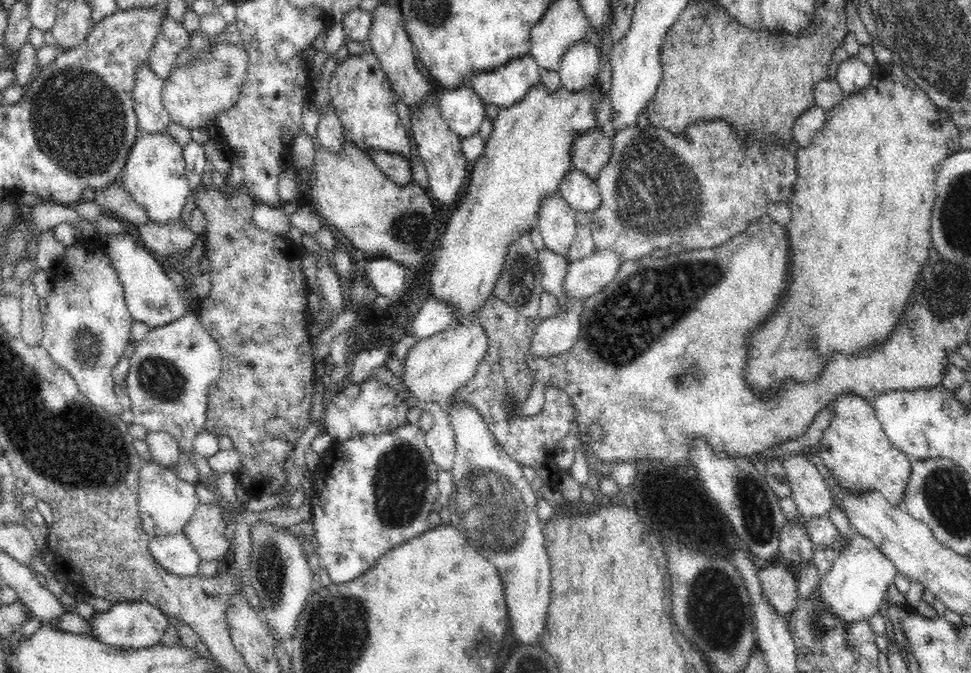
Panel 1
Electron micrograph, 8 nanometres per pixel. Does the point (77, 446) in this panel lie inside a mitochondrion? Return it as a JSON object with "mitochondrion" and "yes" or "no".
{"mitochondrion":"yes"}

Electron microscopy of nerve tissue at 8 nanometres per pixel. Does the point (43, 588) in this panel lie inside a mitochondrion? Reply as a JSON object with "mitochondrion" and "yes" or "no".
{"mitochondrion":"no"}

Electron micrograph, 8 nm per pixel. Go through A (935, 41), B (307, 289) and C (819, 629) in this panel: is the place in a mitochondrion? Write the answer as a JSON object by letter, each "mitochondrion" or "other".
{"A":"mitochondrion","B":"other","C":"mitochondrion"}

